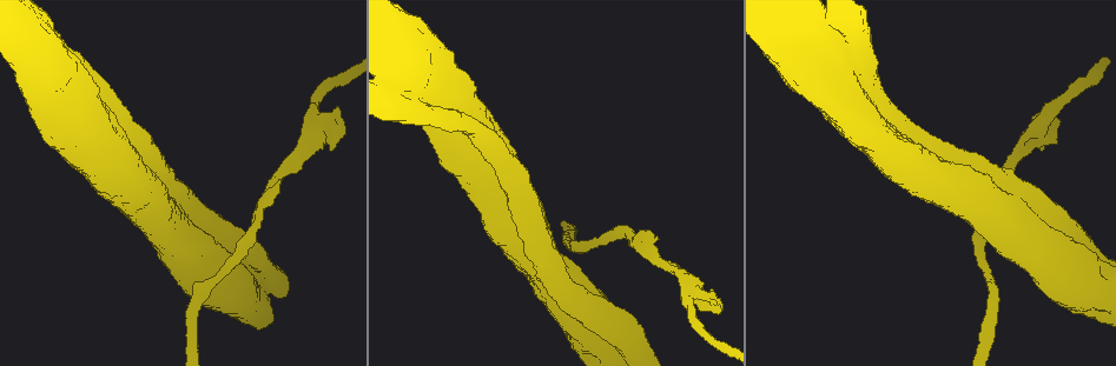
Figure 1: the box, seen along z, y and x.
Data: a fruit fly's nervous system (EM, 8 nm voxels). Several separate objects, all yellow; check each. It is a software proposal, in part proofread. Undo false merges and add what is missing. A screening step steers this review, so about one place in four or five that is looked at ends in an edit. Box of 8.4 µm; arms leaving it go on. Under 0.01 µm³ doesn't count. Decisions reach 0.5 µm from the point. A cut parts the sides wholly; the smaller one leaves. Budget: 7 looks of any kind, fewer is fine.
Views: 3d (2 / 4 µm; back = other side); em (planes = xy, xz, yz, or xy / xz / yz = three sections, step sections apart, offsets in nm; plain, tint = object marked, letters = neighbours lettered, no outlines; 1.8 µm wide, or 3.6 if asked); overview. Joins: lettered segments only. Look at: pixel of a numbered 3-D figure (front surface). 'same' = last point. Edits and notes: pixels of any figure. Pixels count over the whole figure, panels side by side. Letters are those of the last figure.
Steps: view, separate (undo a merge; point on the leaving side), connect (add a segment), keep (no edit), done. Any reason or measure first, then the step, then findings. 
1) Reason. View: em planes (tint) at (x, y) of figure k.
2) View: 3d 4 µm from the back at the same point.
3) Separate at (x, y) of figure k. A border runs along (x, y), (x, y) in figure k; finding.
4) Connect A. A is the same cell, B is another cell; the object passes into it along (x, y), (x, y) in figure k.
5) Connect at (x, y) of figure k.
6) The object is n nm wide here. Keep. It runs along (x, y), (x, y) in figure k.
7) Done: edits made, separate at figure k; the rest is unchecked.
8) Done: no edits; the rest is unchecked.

Closes a loop. View: em 3.6 µm planes (plain) at (228, 249) of figure 1.

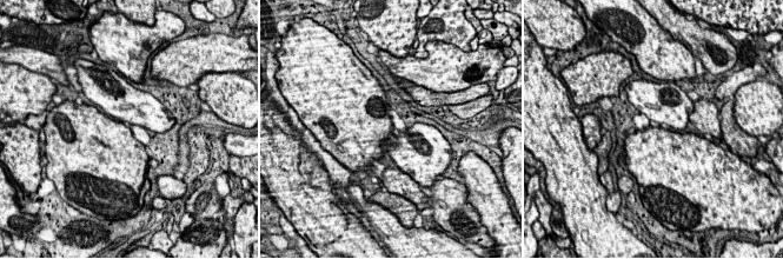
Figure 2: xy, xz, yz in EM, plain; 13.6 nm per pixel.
See the neighbours. View: em 3.6 µm planes (letters) at the same point.

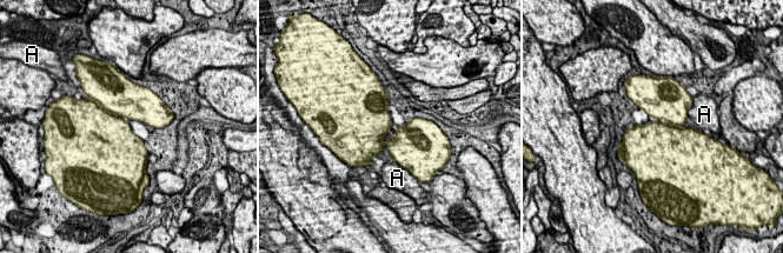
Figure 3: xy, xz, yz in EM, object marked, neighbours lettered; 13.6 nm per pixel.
The longest contact is with A, 150 nm. Keep. A is another cell; a border runs along (691, 106), (688, 115) in figure 3; all the same neuron.

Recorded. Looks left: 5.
An open end. View: 3d 2 µm from the back at (270, 194) of figure 1.

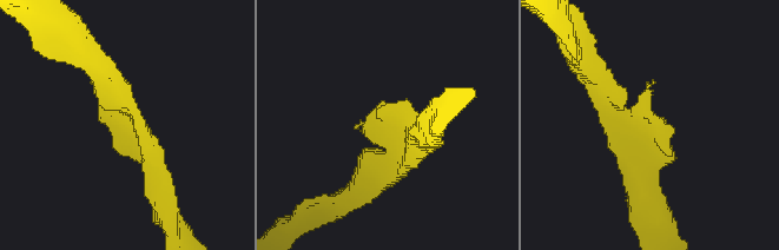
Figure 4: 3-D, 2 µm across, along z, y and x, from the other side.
Need the tissue. View: em xy step 8 (letters) at (384, 100) of figure 4.

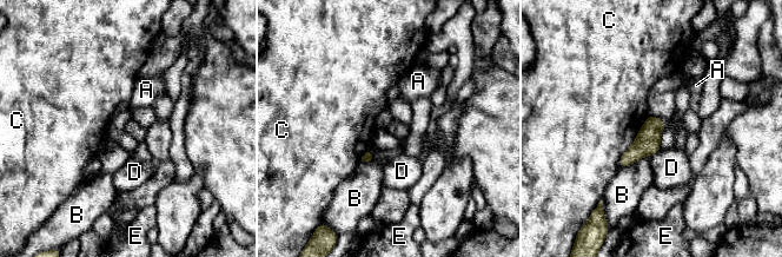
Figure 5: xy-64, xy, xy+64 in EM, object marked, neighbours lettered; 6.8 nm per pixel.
The longest contact is with C, 400 nm. Keep. A, B, C, D and E are other cells; a border runs along (648, 116), (618, 166) in figure 5; no lettered segment goes on from it.

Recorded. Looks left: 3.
Free end. View: em planes (tint) at (715, 302) of figure 1.

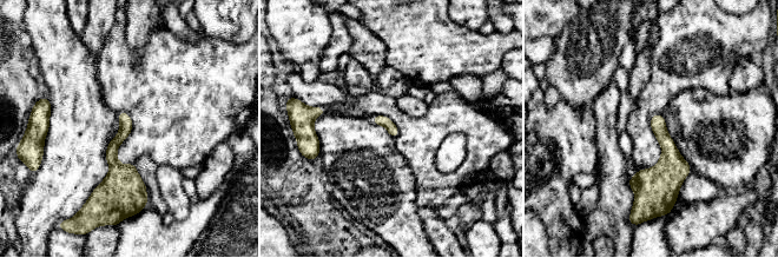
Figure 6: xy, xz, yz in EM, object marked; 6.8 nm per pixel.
What lies round it. View: em planes (letters) at the same point.

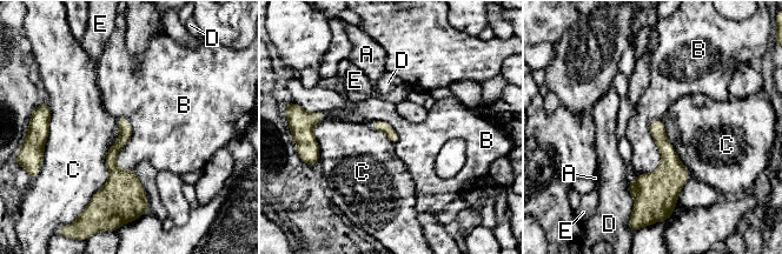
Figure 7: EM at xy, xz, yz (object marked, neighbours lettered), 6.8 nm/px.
Keep. A, B, C, D and E are other cells; a border runs along (123, 115), (128, 171) in figure 7; no lettered segment goes on from it.

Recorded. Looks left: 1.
Done: no edits; the rest is unchecked.

